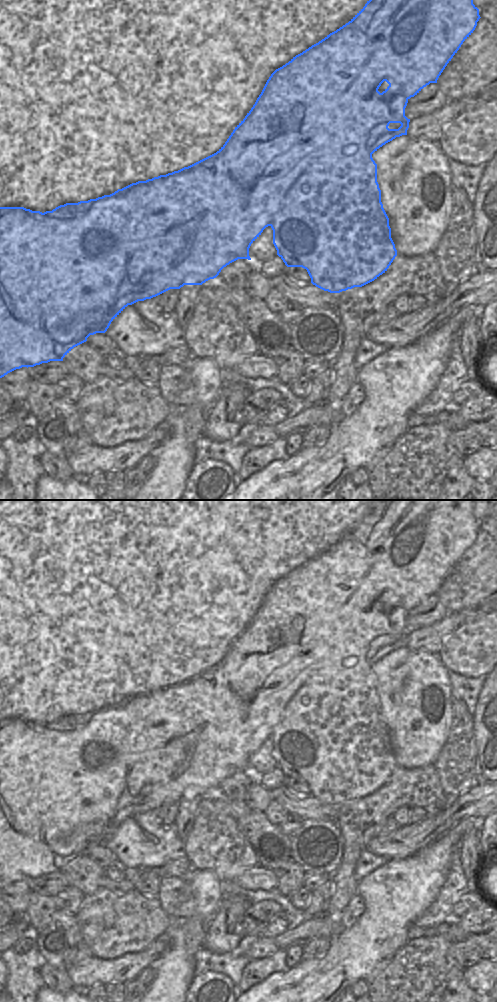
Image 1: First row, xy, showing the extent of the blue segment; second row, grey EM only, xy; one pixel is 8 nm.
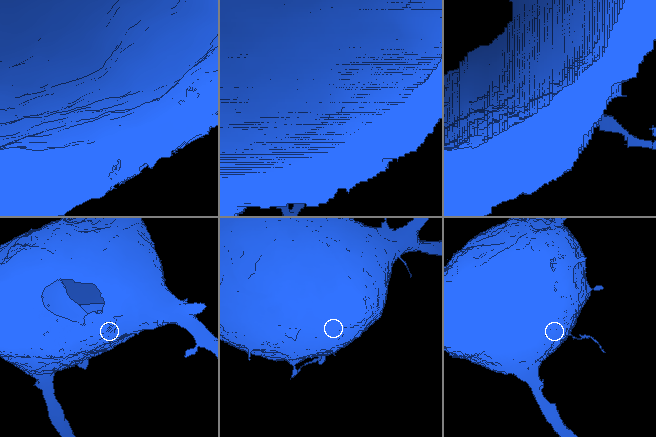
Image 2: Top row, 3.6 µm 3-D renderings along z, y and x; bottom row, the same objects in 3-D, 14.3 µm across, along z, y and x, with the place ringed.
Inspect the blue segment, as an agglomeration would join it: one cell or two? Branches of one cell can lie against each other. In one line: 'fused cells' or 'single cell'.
fused cells

